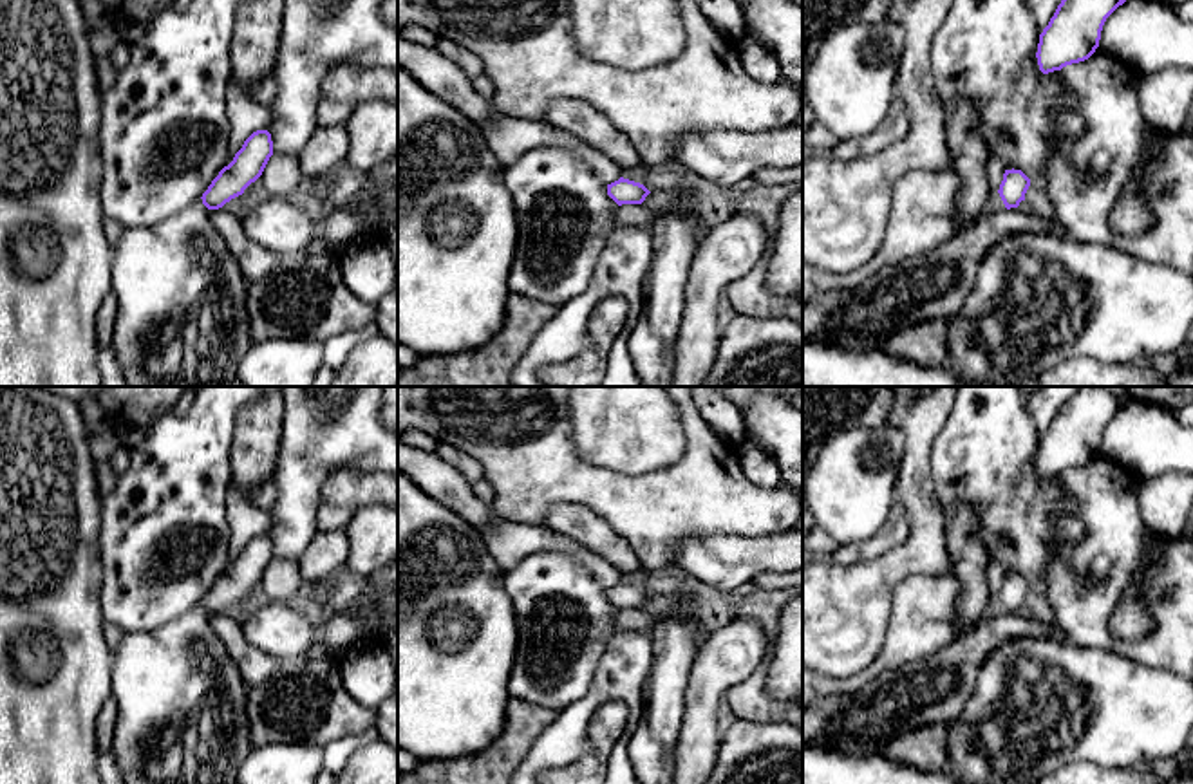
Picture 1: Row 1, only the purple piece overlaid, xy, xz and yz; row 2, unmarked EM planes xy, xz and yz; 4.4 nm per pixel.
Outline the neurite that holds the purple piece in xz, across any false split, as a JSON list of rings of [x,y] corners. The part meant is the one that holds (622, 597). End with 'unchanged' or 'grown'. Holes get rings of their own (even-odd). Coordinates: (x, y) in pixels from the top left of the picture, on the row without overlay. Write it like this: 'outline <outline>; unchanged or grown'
outline [[[620,582],[607,589],[607,600],[618,609],[642,609],[651,596],[634,585]]]; unchanged

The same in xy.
outline [[[268,535],[253,537],[235,558],[233,565],[219,576],[202,598],[202,609],[208,614],[219,614],[231,603],[242,600],[262,580],[271,560],[271,538]]]; unchanged

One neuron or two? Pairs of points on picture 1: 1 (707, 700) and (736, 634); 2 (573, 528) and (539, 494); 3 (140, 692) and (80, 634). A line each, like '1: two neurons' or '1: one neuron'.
1: one neuron
2: two neurons
3: two neurons

